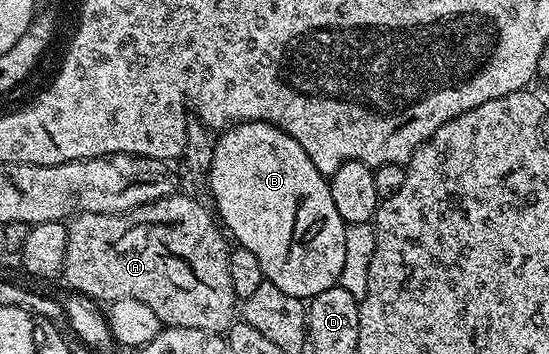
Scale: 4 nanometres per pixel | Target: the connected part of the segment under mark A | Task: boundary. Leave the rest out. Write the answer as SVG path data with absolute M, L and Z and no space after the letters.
M176 193L121 214L74 214L67 223L67 257L63 272L68 290L105 305L123 298L141 301L165 327L224 332L234 322L233 311L235 315L239 300L231 289L231 273L227 273L231 247L225 244L226 232L206 207L189 195Z

